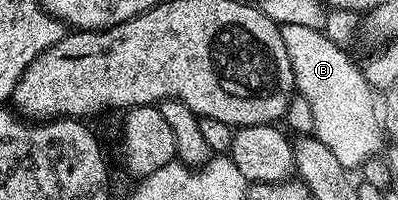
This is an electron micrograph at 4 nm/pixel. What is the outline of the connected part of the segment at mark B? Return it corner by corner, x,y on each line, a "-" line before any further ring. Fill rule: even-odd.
301,24
280,27
280,36
291,62
294,87
311,106
314,137
327,145
341,166
354,170
365,155
376,150
381,137
379,114
374,108
375,94
364,71
349,58
347,50
333,43
324,31

